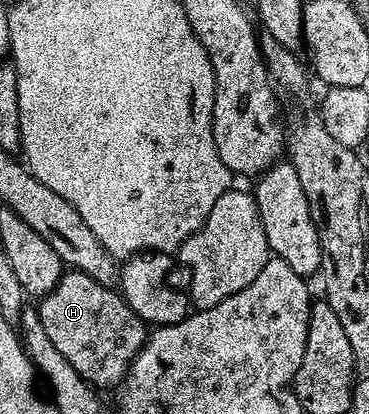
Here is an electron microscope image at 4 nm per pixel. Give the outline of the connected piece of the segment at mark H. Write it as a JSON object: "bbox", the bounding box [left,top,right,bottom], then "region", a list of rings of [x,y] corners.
{"bbox":[36,269,146,387],"region":[[[78,269],[62,272],[57,286],[40,298],[36,308],[52,346],[93,387],[120,386],[135,355],[145,346],[146,321],[131,311],[116,288],[99,283]]]}

